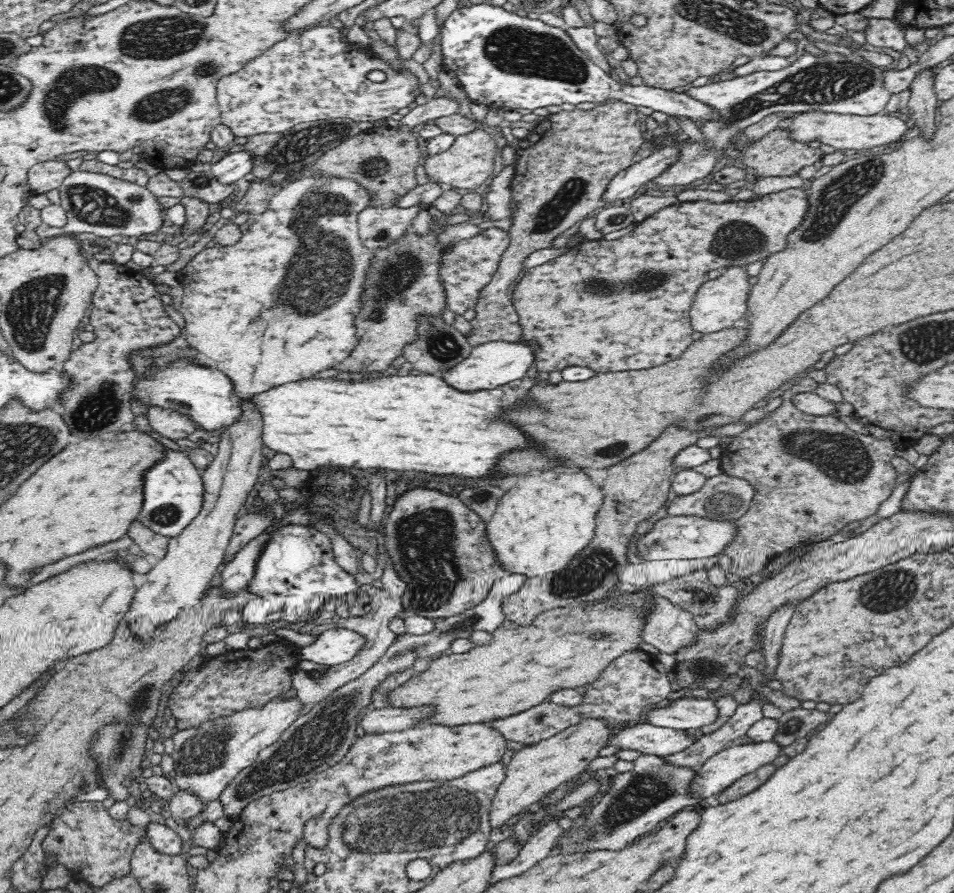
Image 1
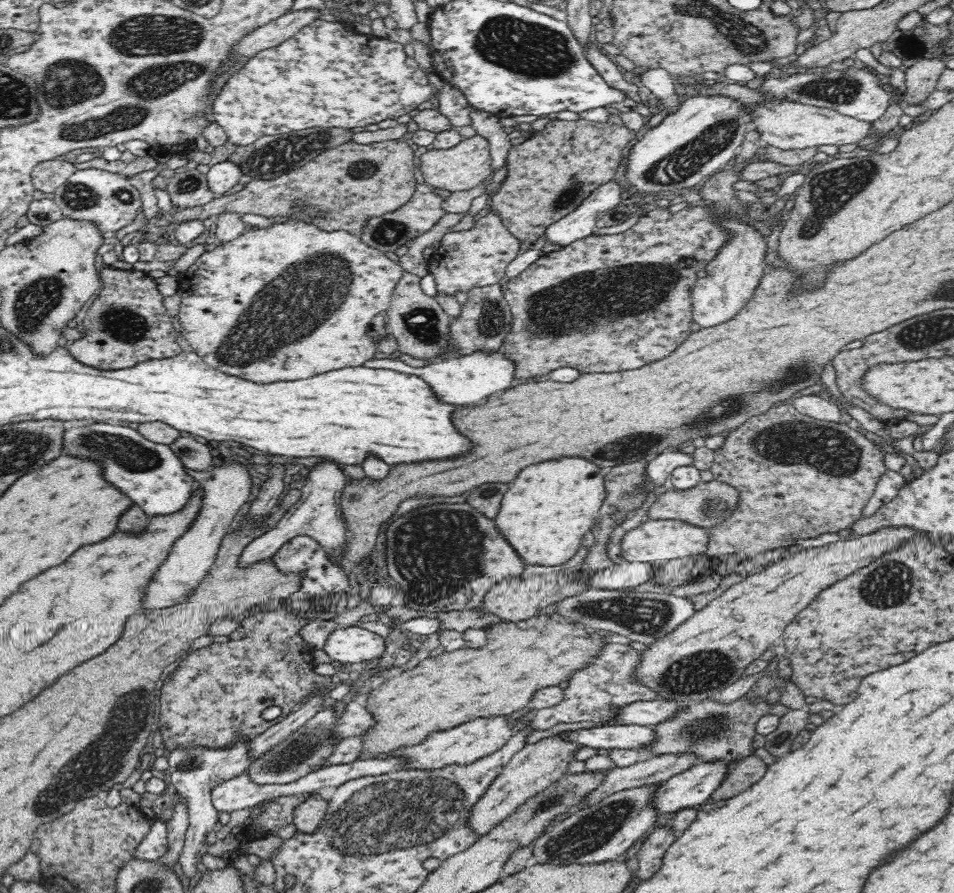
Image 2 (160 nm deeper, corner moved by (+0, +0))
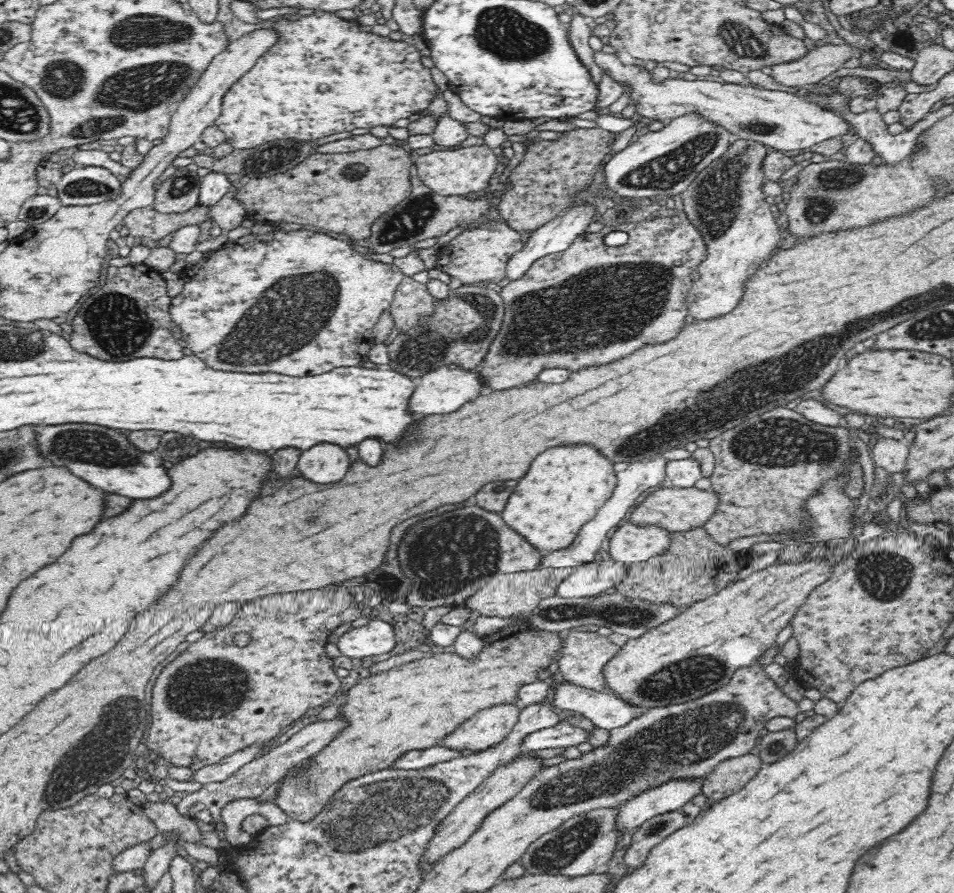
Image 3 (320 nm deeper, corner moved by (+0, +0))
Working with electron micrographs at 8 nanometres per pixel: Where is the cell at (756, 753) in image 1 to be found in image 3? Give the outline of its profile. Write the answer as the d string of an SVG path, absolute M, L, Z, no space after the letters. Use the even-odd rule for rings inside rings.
M682 779L669 780L645 790L618 807L615 828L622 835L646 823L656 814L683 808L690 798L702 793L701 788L702 779Z

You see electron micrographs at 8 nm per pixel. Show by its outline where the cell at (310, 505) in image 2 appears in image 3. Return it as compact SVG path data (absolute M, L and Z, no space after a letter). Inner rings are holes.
M318 444L302 452L297 466L302 476L312 483L330 484L342 480L342 474L346 474L350 466L350 458L346 450L336 444ZM330 476L340 476L340 478L330 478Z

